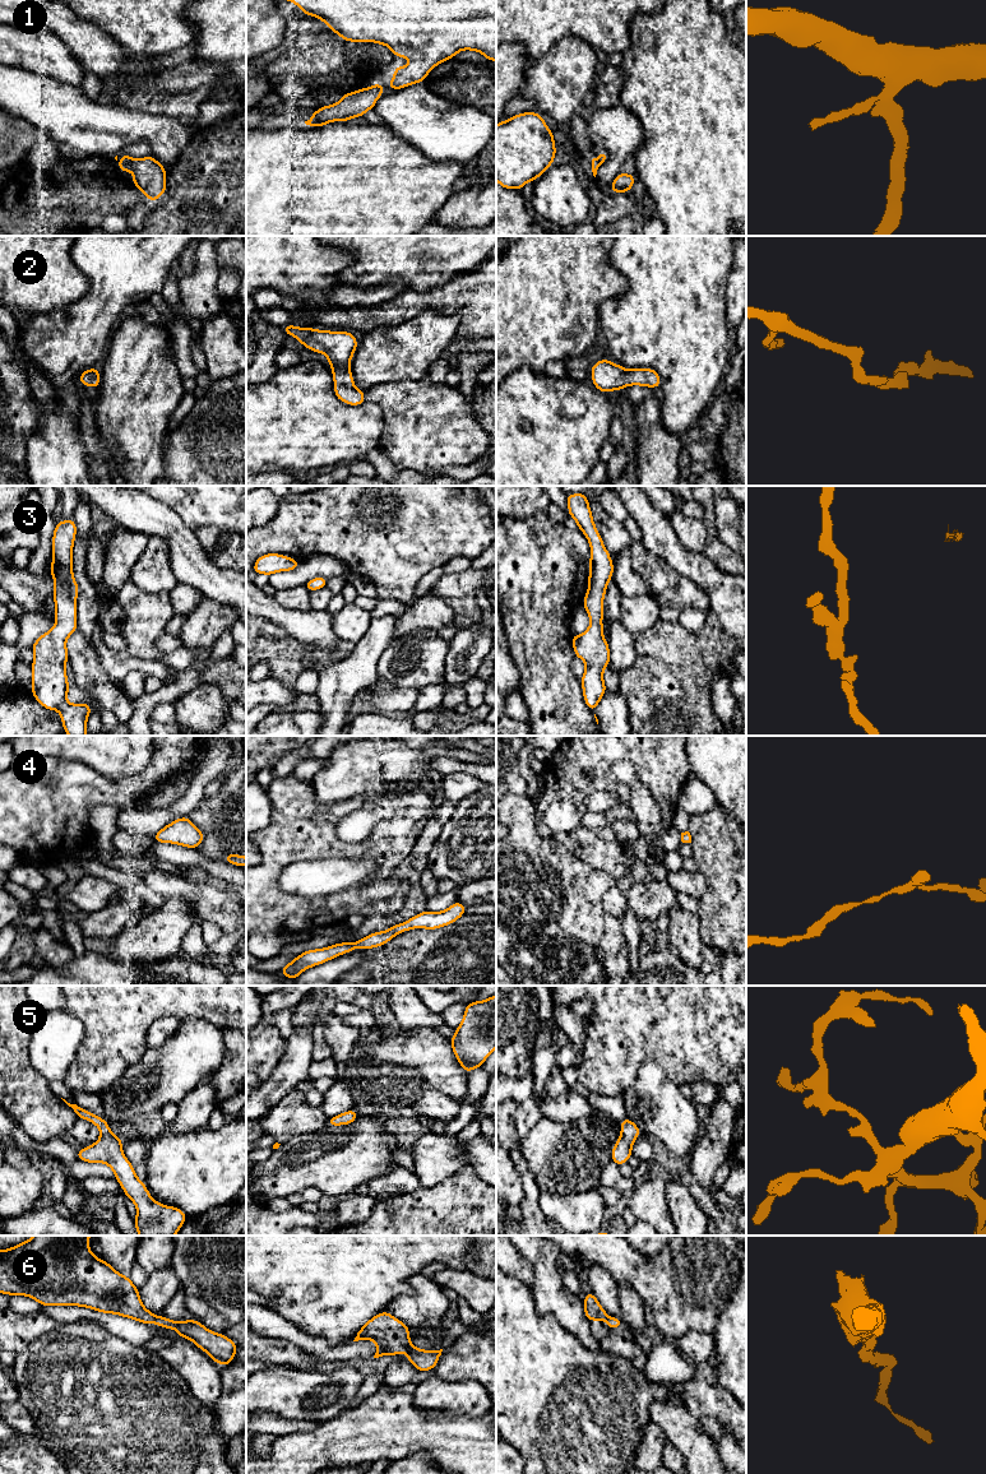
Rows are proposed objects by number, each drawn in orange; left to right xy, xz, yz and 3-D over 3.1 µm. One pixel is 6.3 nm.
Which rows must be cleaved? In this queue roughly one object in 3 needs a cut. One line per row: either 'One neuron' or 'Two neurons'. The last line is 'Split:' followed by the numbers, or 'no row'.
1: Two neurons
2: One neuron
3: One neuron
4: One neuron
5: One neuron
6: One neuron
Split: 1

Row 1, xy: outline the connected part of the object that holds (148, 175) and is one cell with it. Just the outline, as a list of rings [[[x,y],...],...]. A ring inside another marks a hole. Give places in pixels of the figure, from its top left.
[[[147,156],[140,159],[122,158],[117,167],[124,173],[133,172],[133,184],[147,196],[149,201],[156,201],[166,194],[167,170],[153,157]]]

